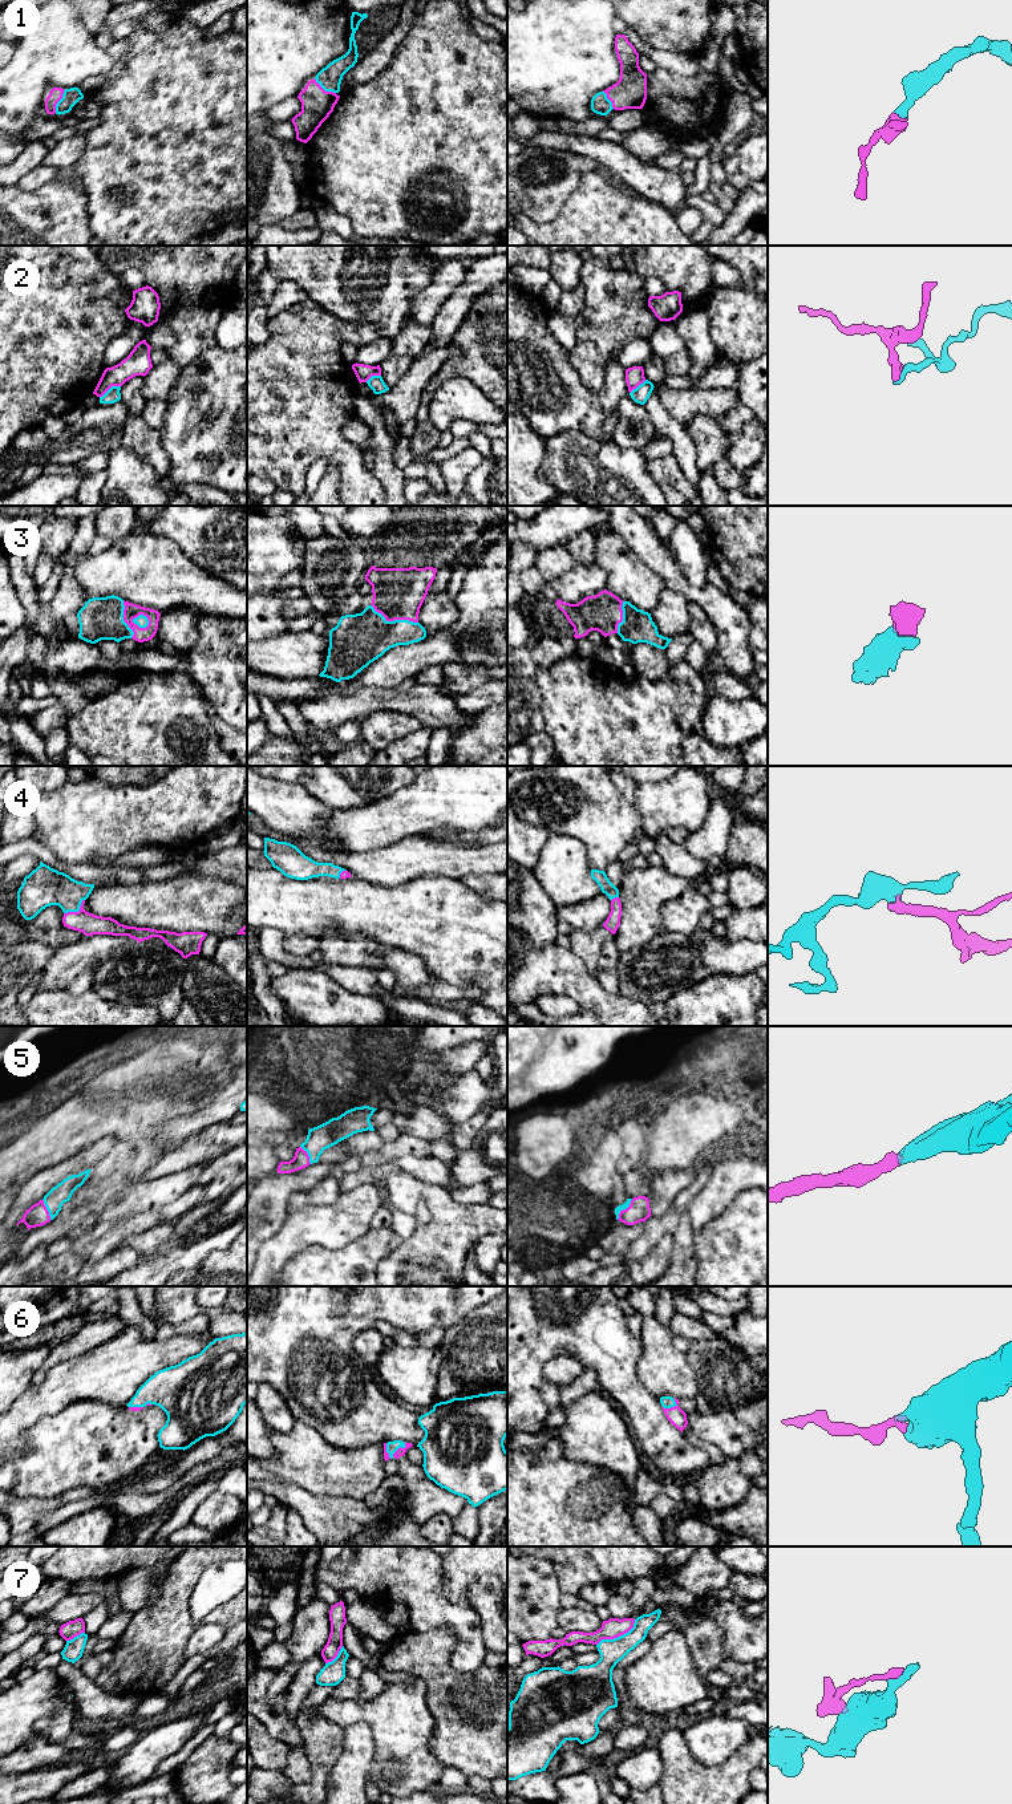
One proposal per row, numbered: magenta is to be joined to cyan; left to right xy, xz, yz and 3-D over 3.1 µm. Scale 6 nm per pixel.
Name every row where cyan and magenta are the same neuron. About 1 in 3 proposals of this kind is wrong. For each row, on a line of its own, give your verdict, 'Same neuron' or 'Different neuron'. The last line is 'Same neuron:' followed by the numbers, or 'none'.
1: Same neuron
2: Different neuron
3: Same neuron
4: Same neuron
5: Same neuron
6: Same neuron
7: Different neuron
Same neuron: 1, 3, 4, 5, 6

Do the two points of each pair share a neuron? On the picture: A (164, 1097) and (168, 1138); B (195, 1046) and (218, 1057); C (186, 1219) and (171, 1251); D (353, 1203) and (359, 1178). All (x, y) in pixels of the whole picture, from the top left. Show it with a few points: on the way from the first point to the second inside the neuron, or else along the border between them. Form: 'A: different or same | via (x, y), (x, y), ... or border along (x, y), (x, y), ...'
A: different | border along (195, 1109), (166, 1121), (144, 1136)
B: different | border along (211, 1042), (194, 1062), (173, 1058)
C: same | via (182, 1227), (177, 1243)
D: different | border along (380, 1184), (360, 1184), (341, 1194)

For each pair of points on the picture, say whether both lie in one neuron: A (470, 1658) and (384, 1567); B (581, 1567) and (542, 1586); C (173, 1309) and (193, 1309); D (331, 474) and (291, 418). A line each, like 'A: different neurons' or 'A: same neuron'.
A: same neuron
B: different neurons
C: same neuron
D: different neurons

